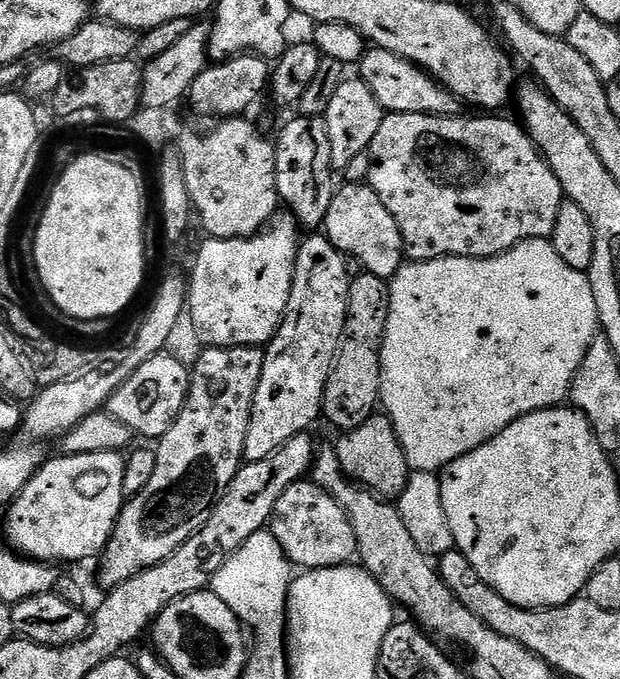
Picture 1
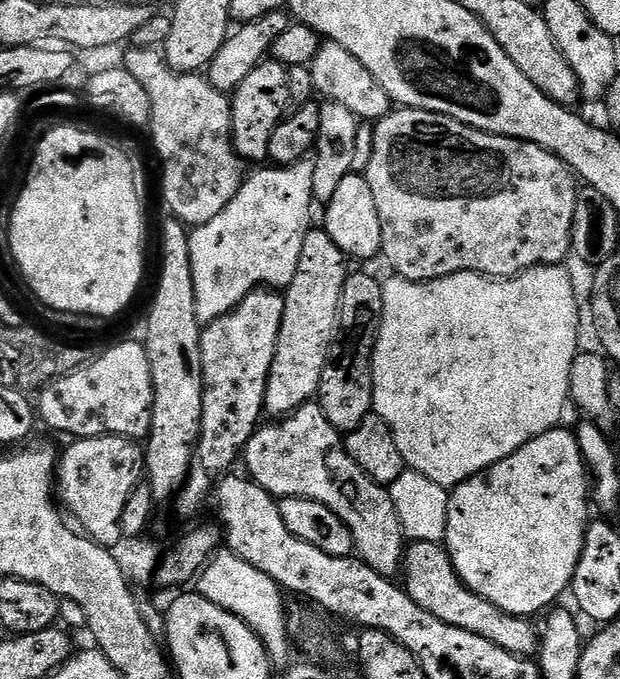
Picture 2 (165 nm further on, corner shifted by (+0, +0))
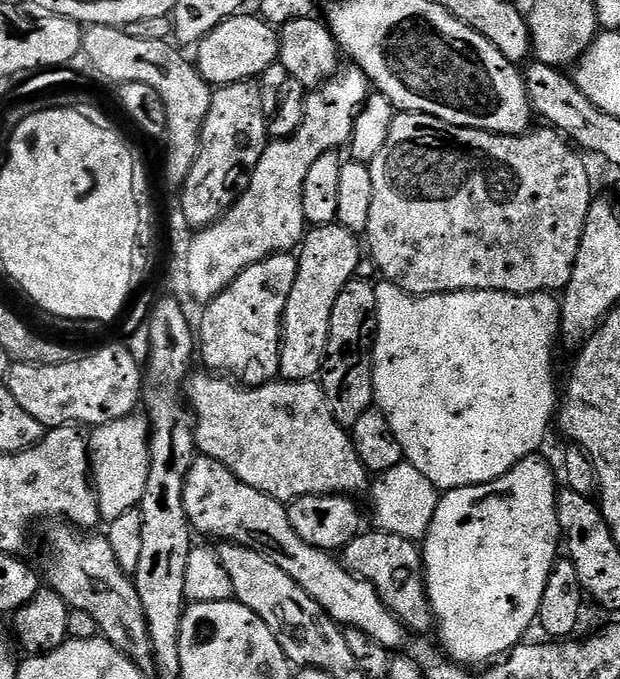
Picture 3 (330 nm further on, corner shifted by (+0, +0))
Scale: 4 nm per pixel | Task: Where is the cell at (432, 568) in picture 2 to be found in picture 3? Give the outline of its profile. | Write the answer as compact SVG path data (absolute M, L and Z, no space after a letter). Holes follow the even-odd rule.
M379 530L361 531L342 550L342 563L348 571L368 580L378 590L382 602L408 627L409 633L432 632L434 617L424 581L424 557L417 541Z

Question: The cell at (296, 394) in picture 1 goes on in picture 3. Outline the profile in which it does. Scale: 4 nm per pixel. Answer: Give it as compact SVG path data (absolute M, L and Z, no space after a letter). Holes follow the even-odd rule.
M339 222L315 225L298 248L298 278L284 311L284 327L280 342L280 376L286 380L316 380L323 373L328 358L330 314L338 294L357 275L360 268L362 240Z

